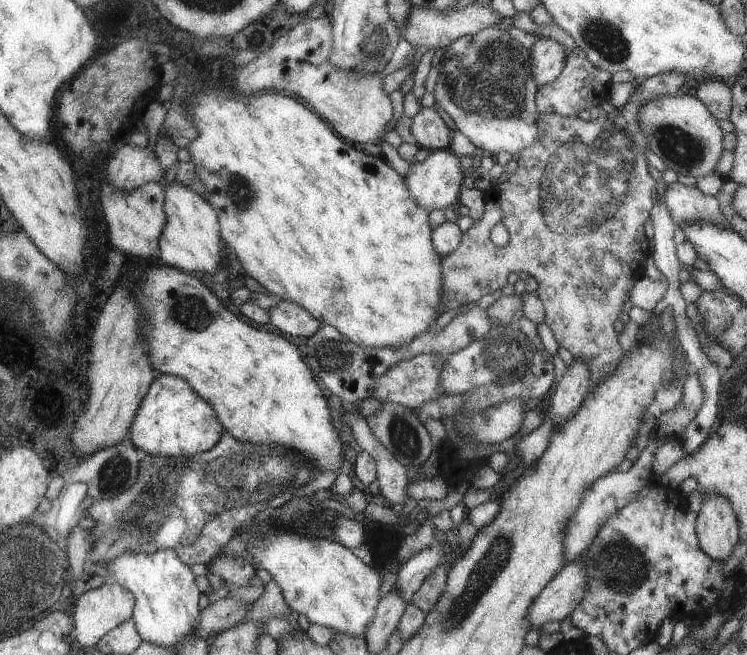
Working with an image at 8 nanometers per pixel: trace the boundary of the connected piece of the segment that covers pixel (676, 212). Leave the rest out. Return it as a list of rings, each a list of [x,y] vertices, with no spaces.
[[[678,182],[667,184],[664,203],[676,226],[697,220],[731,228],[719,211],[717,199],[713,195],[703,195],[695,186],[686,187]]]

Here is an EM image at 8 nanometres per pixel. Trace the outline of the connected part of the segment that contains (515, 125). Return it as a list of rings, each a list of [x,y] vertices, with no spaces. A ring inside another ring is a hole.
[[[495,24],[479,30],[474,36],[458,37],[447,46],[437,64],[438,76],[433,95],[434,102],[449,115],[455,128],[474,144],[477,151],[488,155],[517,154],[537,143],[539,112],[535,98],[538,85],[532,76],[532,70],[529,70],[527,50]]]

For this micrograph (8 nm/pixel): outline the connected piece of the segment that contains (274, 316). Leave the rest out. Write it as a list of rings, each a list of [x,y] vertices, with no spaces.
[[[278,301],[275,307],[267,310],[268,322],[287,336],[307,338],[321,326],[307,309],[289,301]]]

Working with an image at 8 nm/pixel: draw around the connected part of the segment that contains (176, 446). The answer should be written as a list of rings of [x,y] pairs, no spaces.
[[[158,374],[143,398],[129,430],[135,448],[153,456],[190,457],[209,451],[225,428],[214,408],[187,384],[183,377]]]

